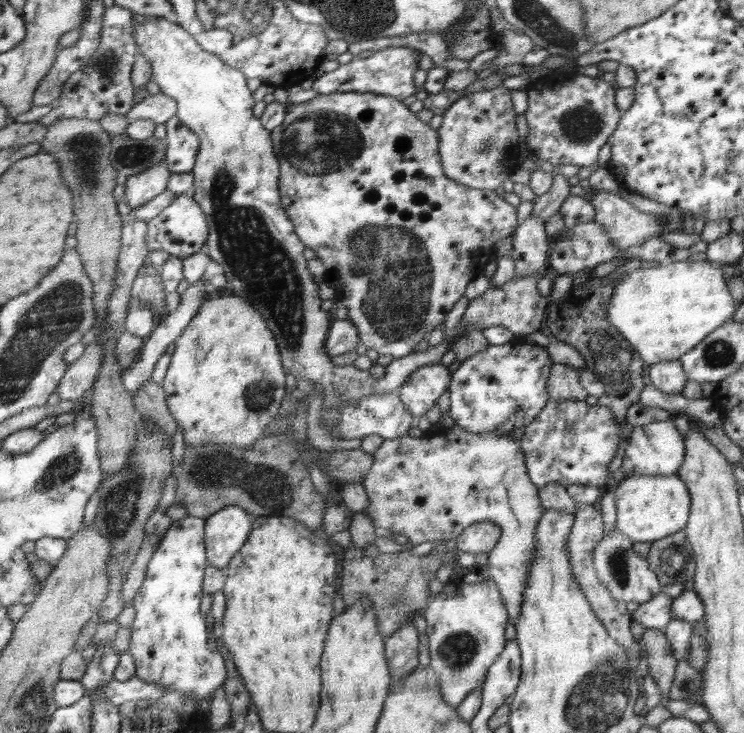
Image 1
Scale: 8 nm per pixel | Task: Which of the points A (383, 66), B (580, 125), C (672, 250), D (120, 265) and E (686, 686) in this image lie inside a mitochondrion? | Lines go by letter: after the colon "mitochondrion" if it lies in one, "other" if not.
A: other
B: mitochondrion
C: other
D: other
E: other

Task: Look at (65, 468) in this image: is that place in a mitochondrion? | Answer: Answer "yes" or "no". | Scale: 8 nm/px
yes

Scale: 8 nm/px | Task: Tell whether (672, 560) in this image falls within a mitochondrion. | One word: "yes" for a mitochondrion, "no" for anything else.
yes

